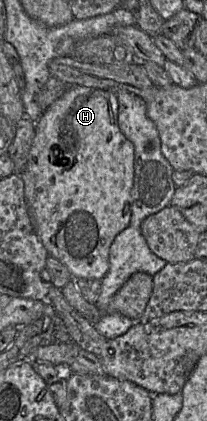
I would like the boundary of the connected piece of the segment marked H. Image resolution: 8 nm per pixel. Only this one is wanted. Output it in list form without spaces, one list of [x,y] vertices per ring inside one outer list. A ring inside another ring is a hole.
[[[73,86],[47,108],[35,123],[35,136],[25,170],[20,174],[24,181],[25,198],[34,229],[41,242],[53,256],[67,266],[73,278],[102,280],[109,271],[109,249],[115,237],[130,224],[132,189],[134,186],[134,145],[122,133],[118,124],[118,98],[109,88]]]

